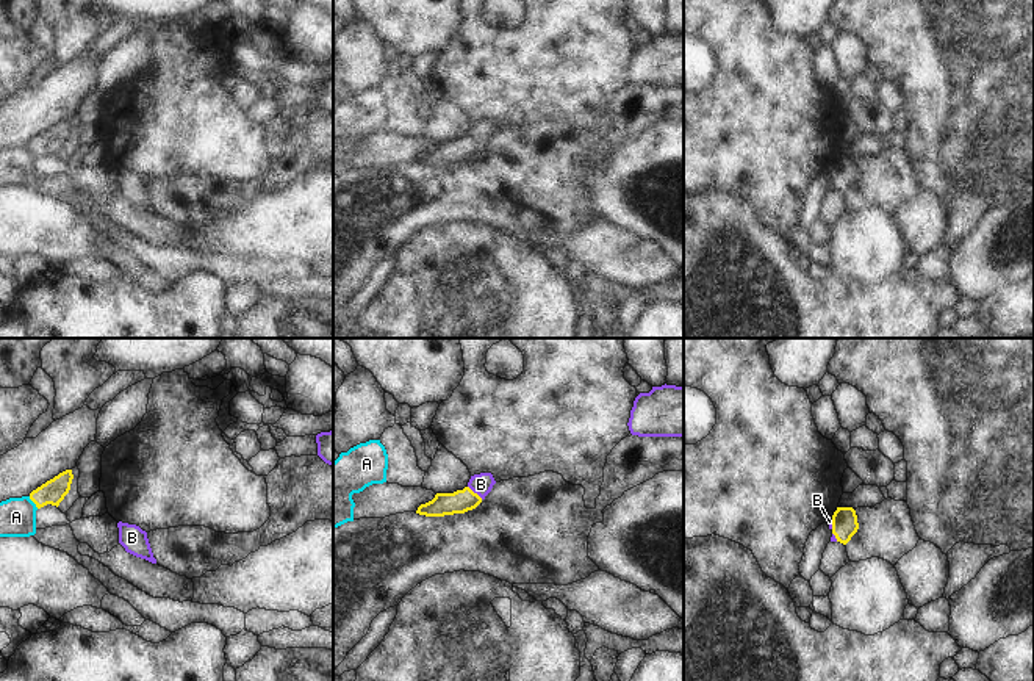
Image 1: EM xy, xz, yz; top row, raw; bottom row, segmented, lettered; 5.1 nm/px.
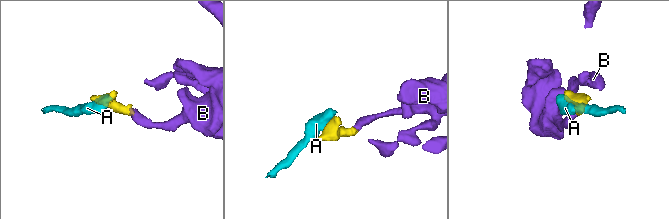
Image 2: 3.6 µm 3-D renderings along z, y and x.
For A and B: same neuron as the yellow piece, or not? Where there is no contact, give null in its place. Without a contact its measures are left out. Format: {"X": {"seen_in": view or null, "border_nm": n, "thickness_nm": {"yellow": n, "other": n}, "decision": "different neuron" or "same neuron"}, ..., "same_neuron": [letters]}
{"A": {"seen_in": "xy", "border_nm": 80, "thickness_nm": {"yellow": 120, "other": 190}, "decision": "different neuron"}, "B": {"seen_in": "xz", "border_nm": 100, "thickness_nm": {"yellow": 120, "other": 110}, "decision": "same neuron"}, "same_neuron": ["B"]}

